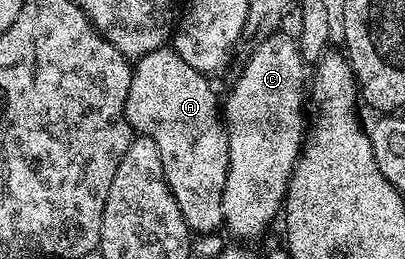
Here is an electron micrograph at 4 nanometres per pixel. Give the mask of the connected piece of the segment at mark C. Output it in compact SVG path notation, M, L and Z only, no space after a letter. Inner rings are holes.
M282 34L266 35L265 40L261 41L253 54L250 56L243 72L240 74L235 88L230 92L229 98L223 104L223 118L226 123L226 130L228 132L228 172L227 183L224 184L223 190L223 224L230 232L239 237L236 239L245 240L241 238L255 238L261 235L265 228L274 220L275 216L280 215L282 211L286 188L289 186L289 178L296 166L297 160L300 157L301 147L305 139L305 123L303 124L303 116L301 110L303 108L303 88L307 86L307 74L305 78L305 70L307 70L306 63L303 62L300 47L297 46L294 39L290 39Z

